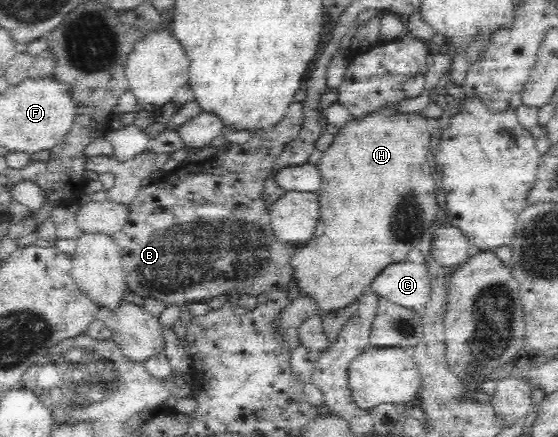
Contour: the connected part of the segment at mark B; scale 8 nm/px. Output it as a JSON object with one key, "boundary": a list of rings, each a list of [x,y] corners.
{"boundary":[[[293,103],[273,131],[255,133],[244,144],[227,144],[217,156],[200,162],[182,163],[160,179],[140,187],[126,205],[128,214],[119,231],[110,235],[119,248],[124,280],[128,290],[145,299],[157,299],[165,308],[207,304],[219,295],[265,294],[273,291],[288,292],[292,279],[289,260],[297,248],[281,243],[270,226],[270,208],[262,201],[266,178],[273,163],[286,143],[292,142],[301,131],[303,105]]]}

